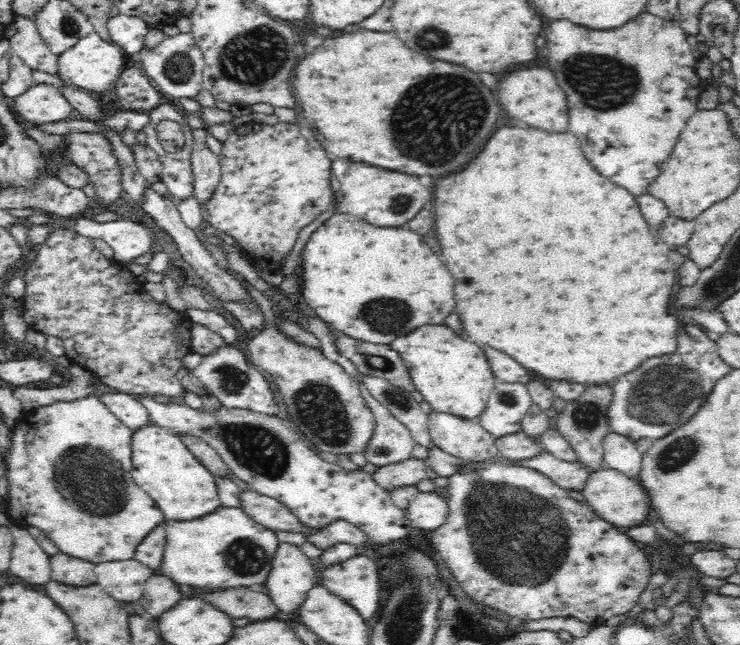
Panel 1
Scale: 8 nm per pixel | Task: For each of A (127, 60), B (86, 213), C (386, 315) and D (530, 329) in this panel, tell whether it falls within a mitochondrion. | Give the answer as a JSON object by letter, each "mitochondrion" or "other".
{"A":"other","B":"other","C":"mitochondrion","D":"other"}

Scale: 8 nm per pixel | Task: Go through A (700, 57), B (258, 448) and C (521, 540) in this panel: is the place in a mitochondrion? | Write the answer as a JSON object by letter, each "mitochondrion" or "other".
{"A":"other","B":"mitochondrion","C":"mitochondrion"}

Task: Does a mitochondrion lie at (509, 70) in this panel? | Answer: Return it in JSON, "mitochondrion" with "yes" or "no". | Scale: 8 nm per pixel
{"mitochondrion":"no"}

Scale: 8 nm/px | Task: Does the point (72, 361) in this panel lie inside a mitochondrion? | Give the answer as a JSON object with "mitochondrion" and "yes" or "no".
{"mitochondrion":"no"}

